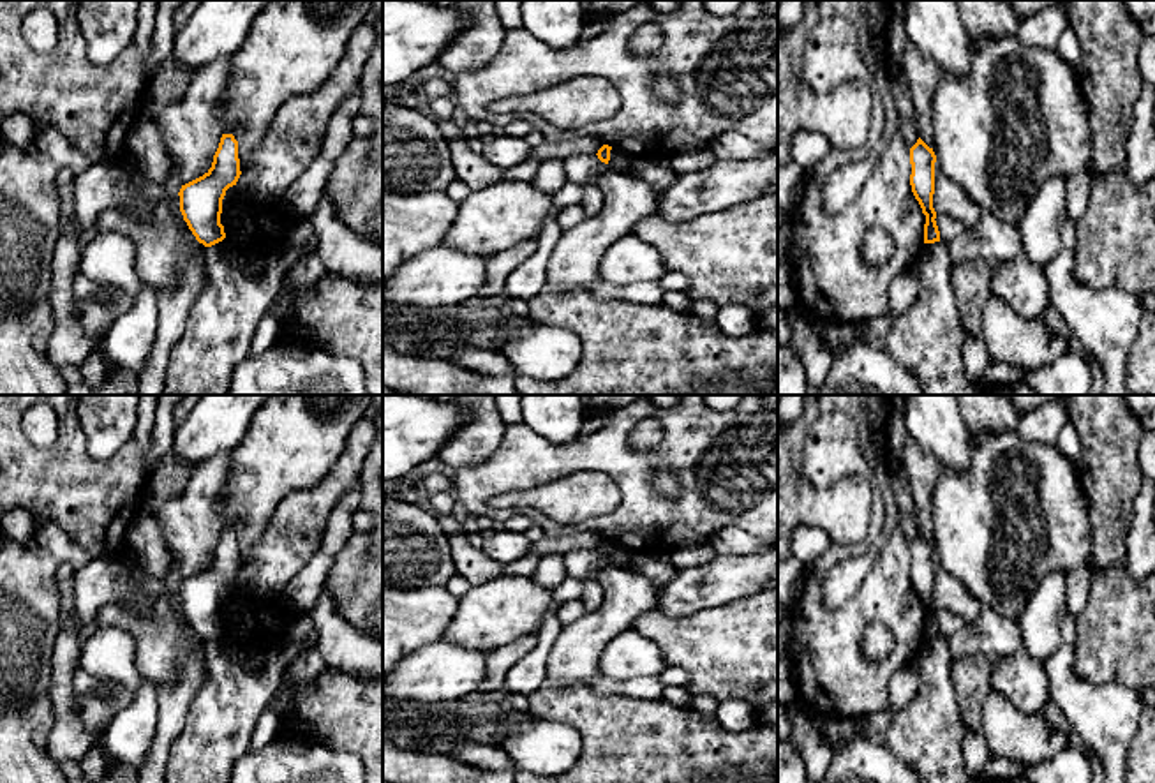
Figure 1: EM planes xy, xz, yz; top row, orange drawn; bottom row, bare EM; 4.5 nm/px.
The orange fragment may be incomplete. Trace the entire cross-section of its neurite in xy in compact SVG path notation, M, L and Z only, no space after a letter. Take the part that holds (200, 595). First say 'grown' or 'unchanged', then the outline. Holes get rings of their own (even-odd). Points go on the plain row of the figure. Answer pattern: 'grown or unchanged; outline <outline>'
unchanged; outline M222 529L212 563L199 573L182 580L180 607L199 638L212 642L226 633L220 619L226 585L240 573L238 536Z

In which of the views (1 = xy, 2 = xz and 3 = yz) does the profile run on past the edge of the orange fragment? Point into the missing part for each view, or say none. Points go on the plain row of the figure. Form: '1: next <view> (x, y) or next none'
1: next none
2: next none
3: next none

